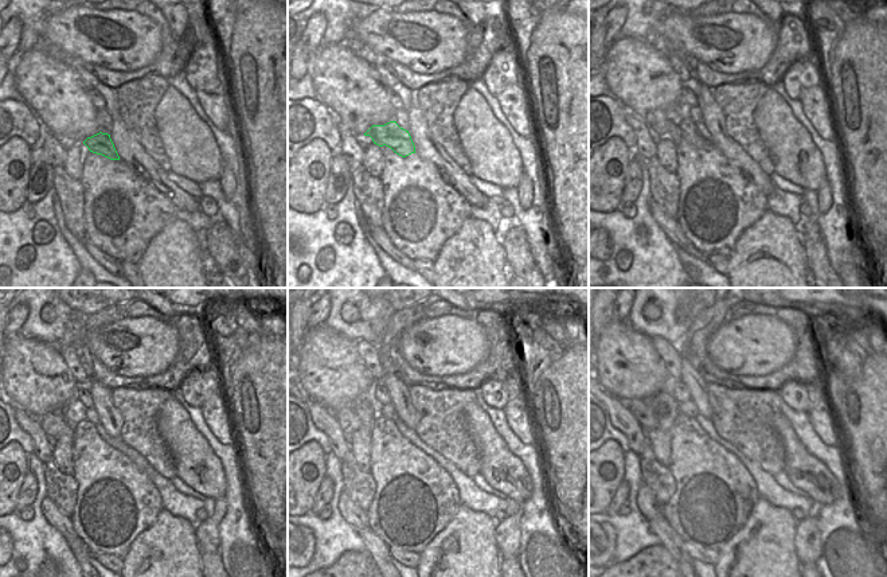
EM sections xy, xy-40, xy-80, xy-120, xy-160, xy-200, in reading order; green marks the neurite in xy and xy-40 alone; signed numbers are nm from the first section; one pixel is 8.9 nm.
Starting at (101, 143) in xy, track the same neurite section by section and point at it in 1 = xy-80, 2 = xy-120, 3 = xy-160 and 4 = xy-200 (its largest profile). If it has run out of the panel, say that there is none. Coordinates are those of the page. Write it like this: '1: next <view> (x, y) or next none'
1: next xy-80 (656, 121)
2: next xy-120 (54, 427)
3: next xy-160 (348, 421)
4: next xy-200 (641, 409)

